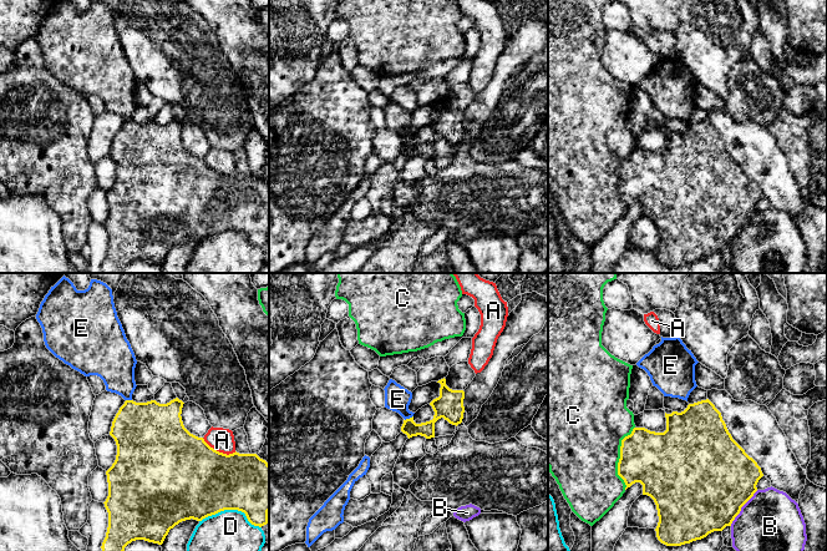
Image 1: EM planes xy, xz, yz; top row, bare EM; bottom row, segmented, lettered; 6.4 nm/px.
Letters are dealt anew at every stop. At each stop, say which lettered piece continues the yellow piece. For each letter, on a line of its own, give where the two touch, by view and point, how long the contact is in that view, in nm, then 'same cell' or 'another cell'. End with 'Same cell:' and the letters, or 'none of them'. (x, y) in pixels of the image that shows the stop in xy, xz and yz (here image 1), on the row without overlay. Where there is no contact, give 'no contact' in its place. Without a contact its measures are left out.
A: contact xy (218, 172); length 240 nm; another cell
B: contact yz (741, 227); length 300 nm; another cell
C: contact yz (620, 178); length 420 nm; another cell
D: contact xy (232, 229); length 400 nm; another cell
E: contact xz (410, 138); length 70 nm; another cell
Same cell: none of them

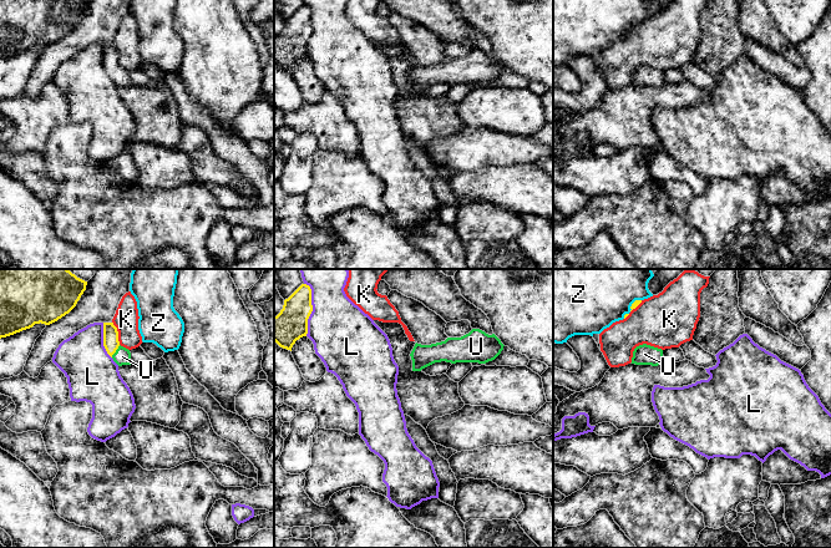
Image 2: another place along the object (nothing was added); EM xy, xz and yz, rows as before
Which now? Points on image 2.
K: contact xy (117, 54); length 160 nm; another cell
L: contact xz (312, 30); length 340 nm; another cell
U: contact xy (115, 72); length 100 nm; same cell
Z: contact yz (633, 24); length 110 nm; another cell
Same cell: U

